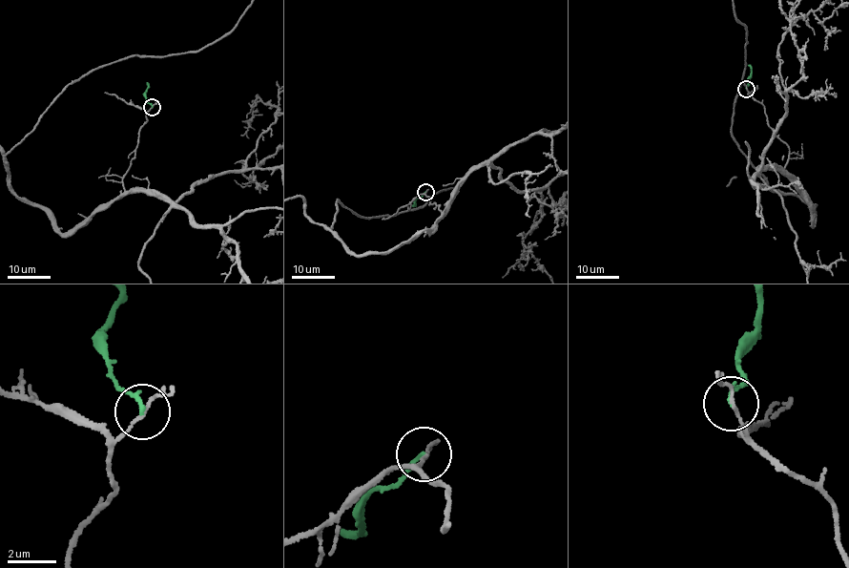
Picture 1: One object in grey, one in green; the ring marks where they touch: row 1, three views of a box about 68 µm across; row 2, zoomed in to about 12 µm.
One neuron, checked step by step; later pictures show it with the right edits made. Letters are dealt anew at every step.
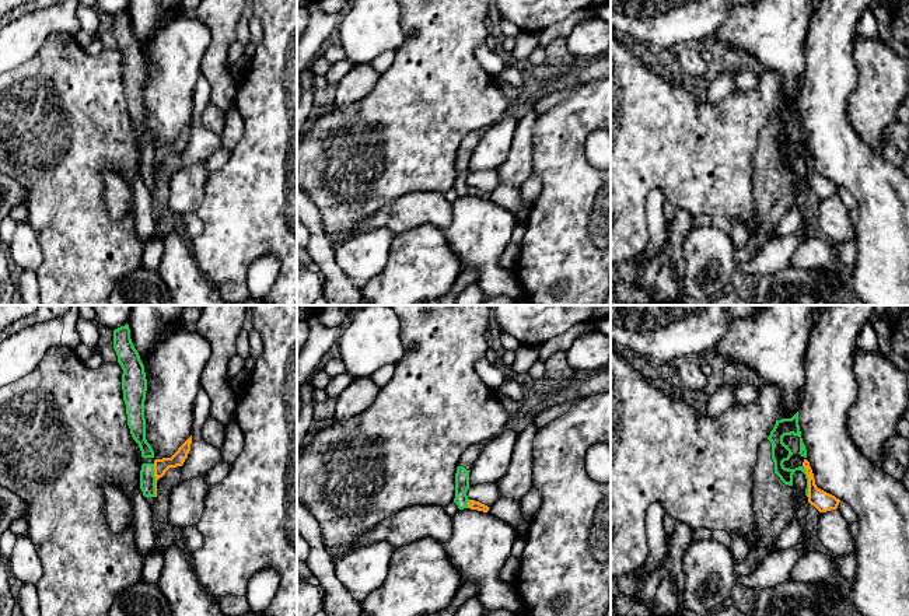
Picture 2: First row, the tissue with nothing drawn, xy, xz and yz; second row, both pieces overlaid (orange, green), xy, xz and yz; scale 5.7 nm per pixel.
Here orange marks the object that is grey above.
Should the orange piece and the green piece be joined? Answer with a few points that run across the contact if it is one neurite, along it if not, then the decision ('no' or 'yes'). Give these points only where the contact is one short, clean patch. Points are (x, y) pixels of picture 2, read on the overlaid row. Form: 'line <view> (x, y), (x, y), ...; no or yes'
line xy (153, 464), (154, 496); no

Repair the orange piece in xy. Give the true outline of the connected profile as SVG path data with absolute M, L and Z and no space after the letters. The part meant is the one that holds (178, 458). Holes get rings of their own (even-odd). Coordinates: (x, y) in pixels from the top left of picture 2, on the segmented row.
M192 435L178 448L171 458L162 458L154 461L155 476L155 496L157 497L157 480L165 475L169 468L182 466L190 451Z

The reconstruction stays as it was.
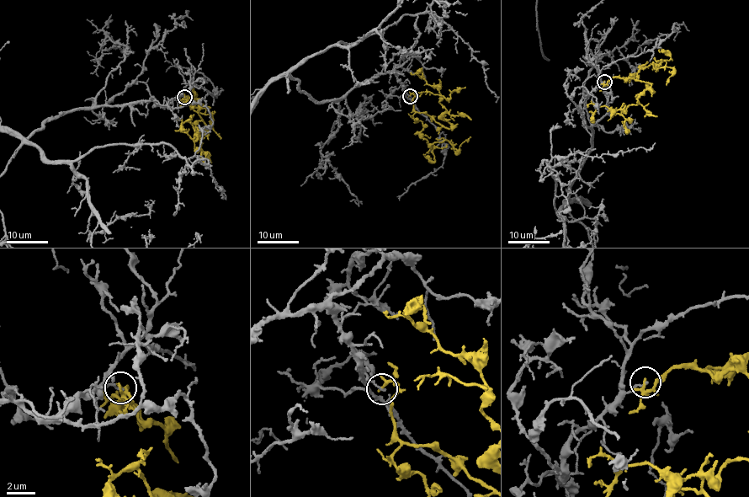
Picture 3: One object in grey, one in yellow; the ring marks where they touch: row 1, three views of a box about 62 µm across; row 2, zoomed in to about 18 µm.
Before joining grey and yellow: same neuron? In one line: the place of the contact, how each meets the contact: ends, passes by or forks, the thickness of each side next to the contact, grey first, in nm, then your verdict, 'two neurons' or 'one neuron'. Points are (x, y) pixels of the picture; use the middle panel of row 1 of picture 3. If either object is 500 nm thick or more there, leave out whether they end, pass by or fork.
at (410, 96); grey ends there; yellow ends there; 150 nm thick on the grey side, 240 nm on the other; two neurons

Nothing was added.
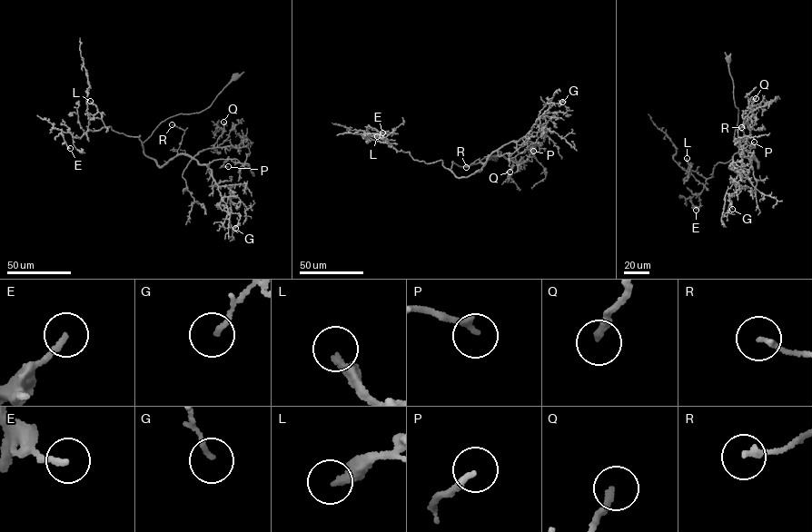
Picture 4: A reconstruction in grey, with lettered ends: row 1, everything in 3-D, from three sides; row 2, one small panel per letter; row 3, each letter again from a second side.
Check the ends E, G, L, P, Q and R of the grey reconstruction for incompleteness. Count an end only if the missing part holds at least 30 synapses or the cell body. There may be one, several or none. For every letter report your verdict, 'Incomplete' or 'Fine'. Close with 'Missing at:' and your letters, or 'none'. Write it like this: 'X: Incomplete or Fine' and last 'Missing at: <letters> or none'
E: Fine
G: Fine
L: Fine
P: Incomplete
Q: Fine
R: Fine
Missing at: P

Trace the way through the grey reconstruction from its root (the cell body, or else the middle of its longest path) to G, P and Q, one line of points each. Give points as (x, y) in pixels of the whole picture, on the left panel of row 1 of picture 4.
G: (234, 75), (143, 143), (160, 166), (183, 153), (207, 165), (235, 228)
P: (234, 75), (209, 107), (168, 118), (143, 143), (160, 166), (183, 153), (202, 164), (227, 159), (228, 166)
Q: (234, 75), (206, 108), (161, 123), (144, 153), (160, 166), (193, 157), (213, 147), (223, 122)

